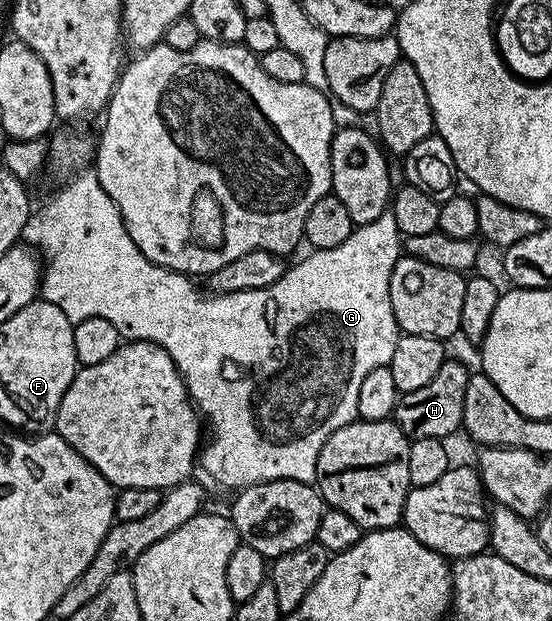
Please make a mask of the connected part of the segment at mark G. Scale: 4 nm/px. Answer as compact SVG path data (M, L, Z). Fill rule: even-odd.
M80 173L72 179L41 211L33 210L29 214L26 225L22 229L20 239L27 246L38 249L42 256L42 278L40 280L39 294L48 303L58 305L62 313L72 324L86 321L86 317L102 317L118 329L121 340L135 341L141 339L147 343L157 343L174 361L178 373L183 377L184 384L192 402L196 404L197 412L212 426L212 440L207 440L198 463L204 471L216 483L224 487L236 487L243 489L255 483L265 483L275 479L293 479L303 483L315 484L316 466L318 465L318 453L322 453L322 445L342 425L353 422L357 418L358 409L358 388L366 373L379 367L386 367L394 357L394 345L398 345L401 337L401 330L394 317L394 309L390 305L390 273L394 273L394 265L402 258L402 236L398 229L398 221L392 219L391 210L382 213L369 223L361 223L342 241L342 245L334 245L334 249L313 250L312 255L305 257L301 263L296 263L285 270L284 275L274 285L266 289L246 289L242 293L226 293L225 295L214 295L199 291L189 276L183 275L181 271L171 271L165 267L154 265L130 241L130 233L126 233L126 225L106 189L98 181L95 173Z

